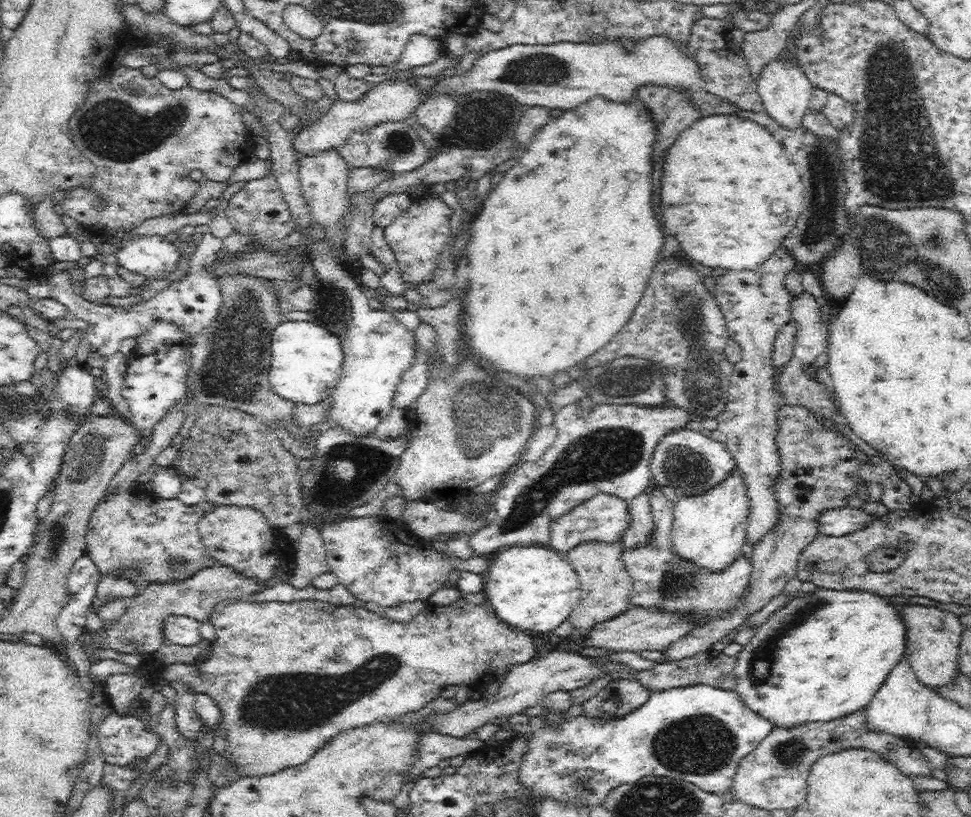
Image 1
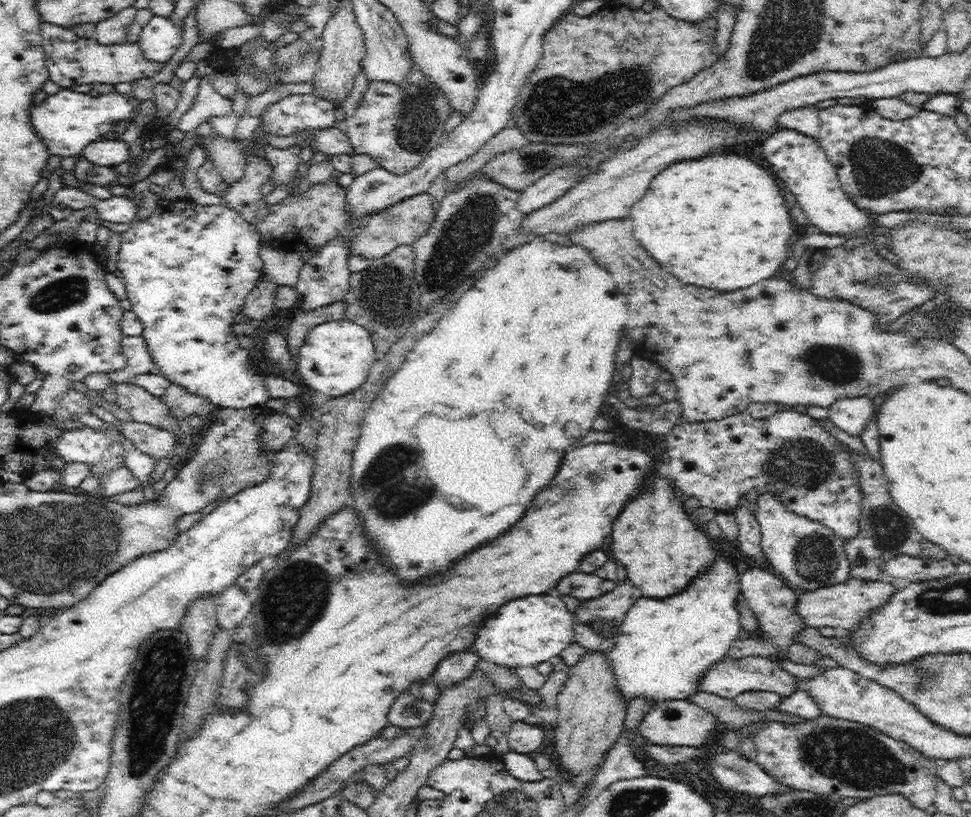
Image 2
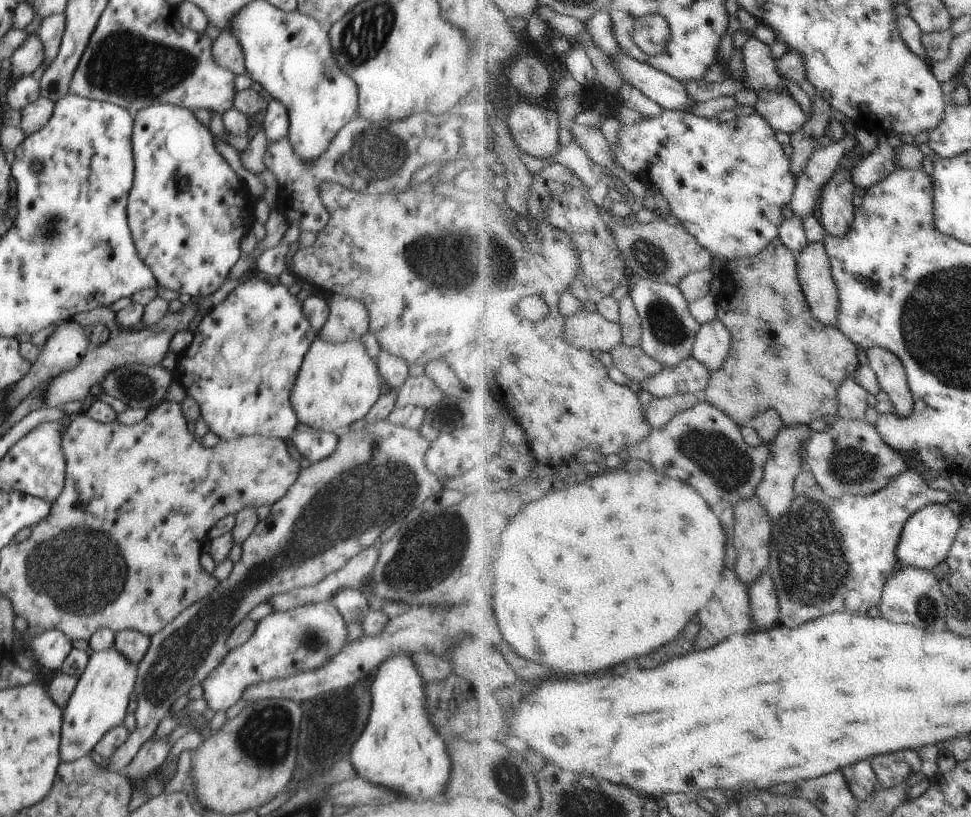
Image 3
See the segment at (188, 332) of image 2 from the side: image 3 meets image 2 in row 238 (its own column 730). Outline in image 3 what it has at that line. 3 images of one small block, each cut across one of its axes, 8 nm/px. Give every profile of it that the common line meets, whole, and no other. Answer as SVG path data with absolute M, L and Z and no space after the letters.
M665 109L661 115L631 125L624 125L615 162L642 179L650 191L659 191L671 205L673 214L714 256L715 260L732 261L758 256L781 236L786 206L794 200L798 179L793 160L784 152L777 130L762 114L722 122L718 117L705 118L689 111Z

